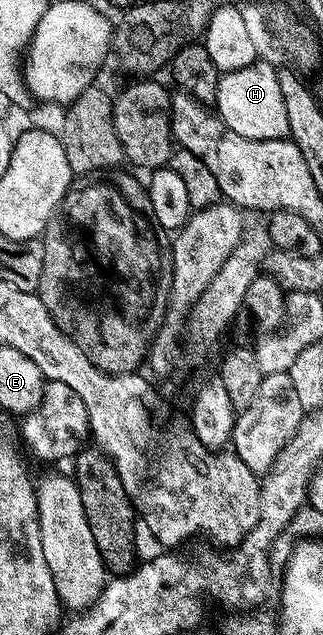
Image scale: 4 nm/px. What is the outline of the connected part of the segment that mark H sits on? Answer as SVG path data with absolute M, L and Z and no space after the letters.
M263 58L241 70L222 73L216 103L217 115L223 119L225 126L229 126L229 130L241 134L241 138L282 140L290 133L289 114L276 65L266 64Z

